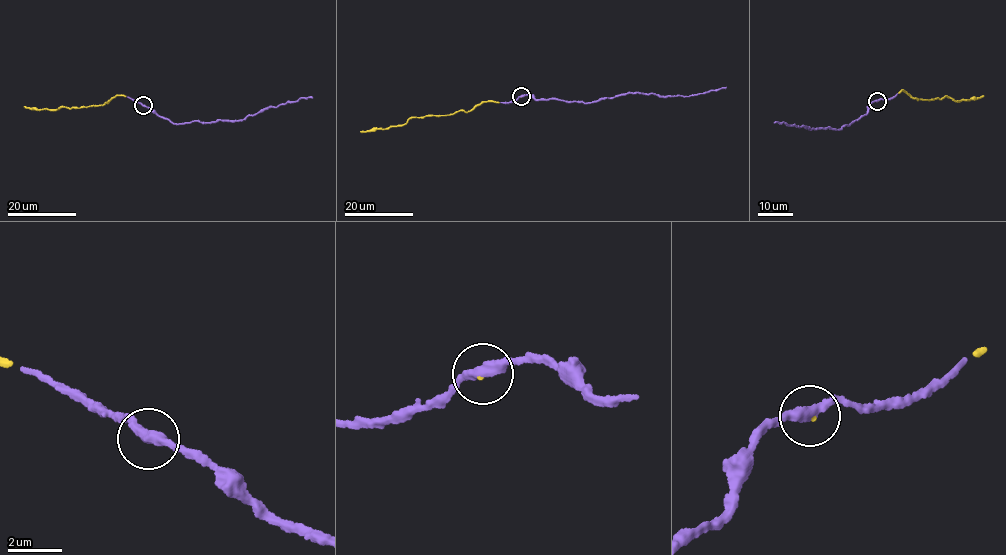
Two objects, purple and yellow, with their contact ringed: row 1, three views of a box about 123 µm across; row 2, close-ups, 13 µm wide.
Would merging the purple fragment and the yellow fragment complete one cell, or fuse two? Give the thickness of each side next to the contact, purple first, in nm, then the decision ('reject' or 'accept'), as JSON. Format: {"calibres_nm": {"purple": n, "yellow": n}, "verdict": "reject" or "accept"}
{"calibres_nm": {"purple": 360, "yellow": 90}, "verdict": "accept"}

